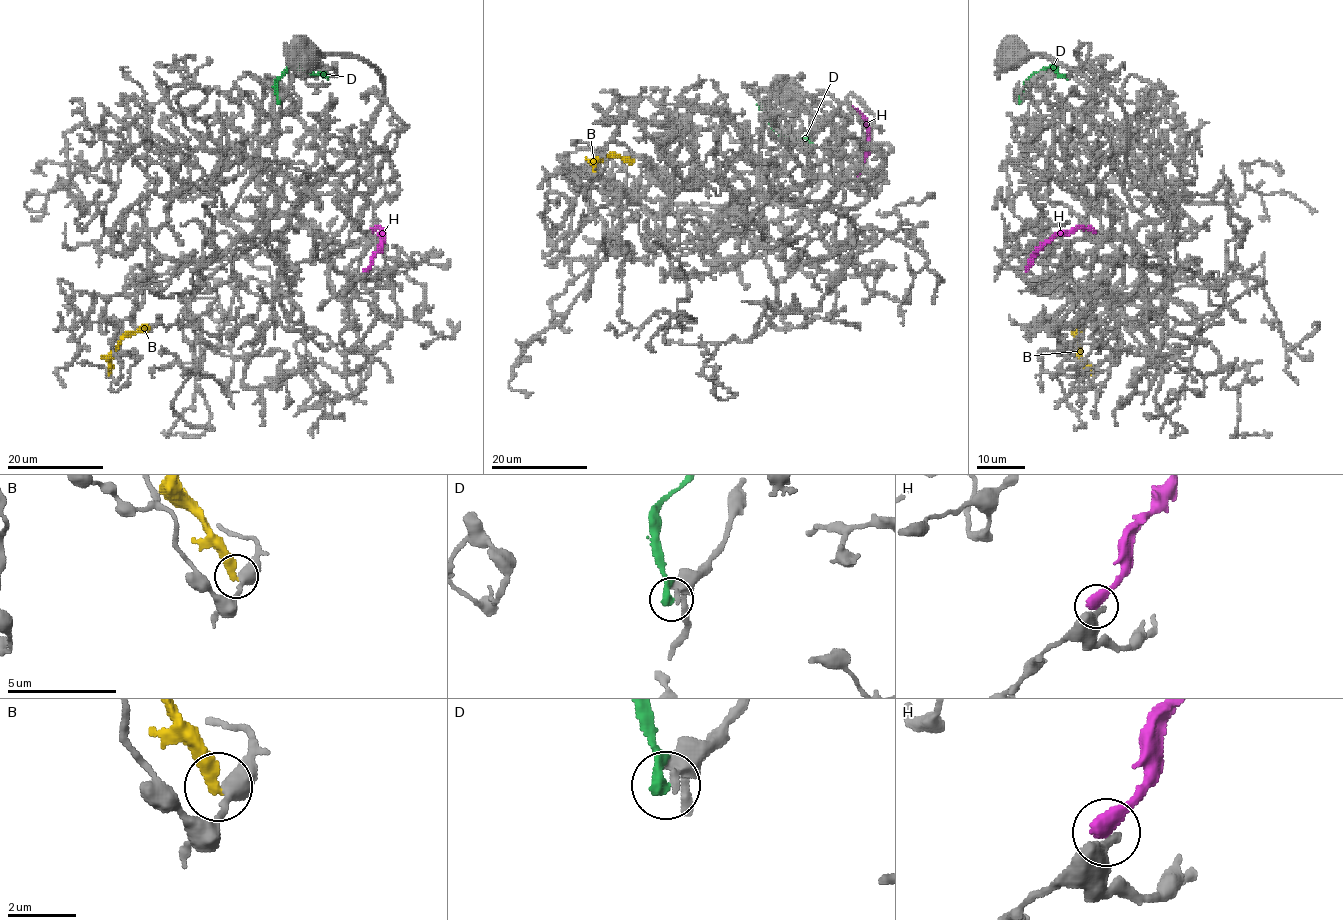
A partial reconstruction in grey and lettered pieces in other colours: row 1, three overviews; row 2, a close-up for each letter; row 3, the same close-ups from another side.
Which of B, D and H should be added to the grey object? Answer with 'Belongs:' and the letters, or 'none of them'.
Belongs: none of them

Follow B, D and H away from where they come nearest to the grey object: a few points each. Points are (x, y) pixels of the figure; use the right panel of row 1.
B: (1093, 374), (1081, 355), (1076, 338), (1076, 333), (1082, 328)
D: (1020, 101), (1023, 84), (1046, 66), (1066, 78)
H: (1028, 272), (1029, 259), (1055, 235), (1069, 235), (1081, 229), (1091, 229), (1095, 232)

